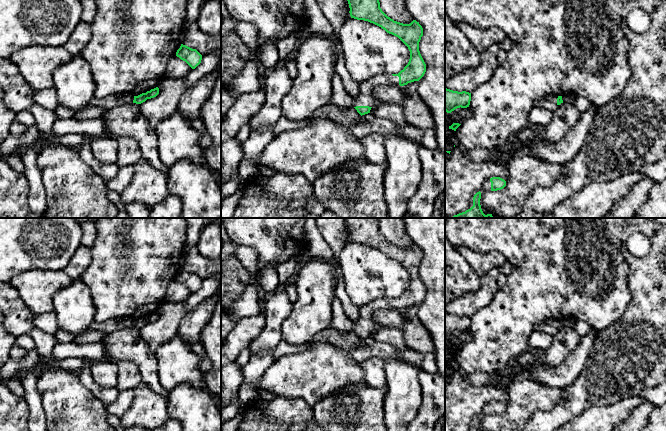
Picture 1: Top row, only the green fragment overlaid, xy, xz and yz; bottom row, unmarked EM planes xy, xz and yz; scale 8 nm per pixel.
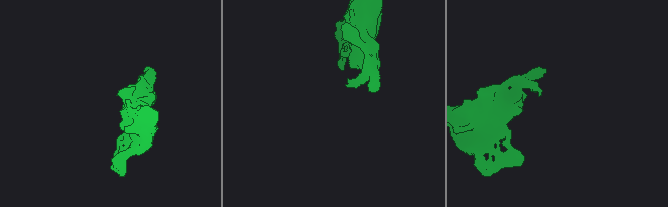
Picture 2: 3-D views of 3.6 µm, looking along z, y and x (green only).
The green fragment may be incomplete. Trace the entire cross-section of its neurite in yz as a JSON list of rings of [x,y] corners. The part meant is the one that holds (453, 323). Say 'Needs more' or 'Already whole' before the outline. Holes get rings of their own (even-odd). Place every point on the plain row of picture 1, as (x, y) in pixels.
Already whole. [[[445,312],[445,335],[451,337],[457,332],[467,332],[470,329],[471,317],[453,315]]]

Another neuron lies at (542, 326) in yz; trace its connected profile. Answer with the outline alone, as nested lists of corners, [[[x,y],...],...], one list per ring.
[[[545,321],[537,322],[533,325],[533,330],[541,331],[552,335],[553,337],[557,334],[558,329],[552,325],[548,325]]]

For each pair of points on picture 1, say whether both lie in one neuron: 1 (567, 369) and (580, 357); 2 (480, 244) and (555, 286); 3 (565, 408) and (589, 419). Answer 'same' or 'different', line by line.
1: same
2: same
3: different

